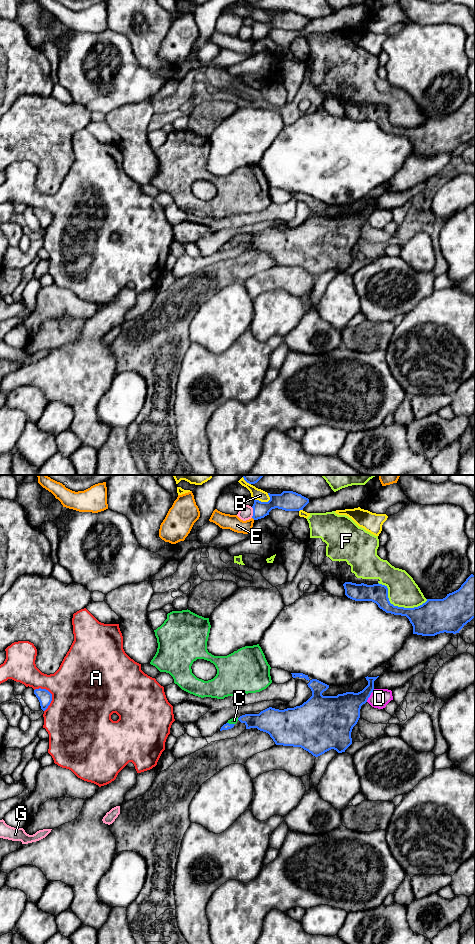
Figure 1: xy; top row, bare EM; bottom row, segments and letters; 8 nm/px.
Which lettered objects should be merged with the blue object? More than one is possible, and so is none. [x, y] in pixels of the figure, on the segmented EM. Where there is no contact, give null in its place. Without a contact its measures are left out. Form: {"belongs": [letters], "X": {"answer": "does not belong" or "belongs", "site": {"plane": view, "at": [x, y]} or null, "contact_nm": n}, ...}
{"belongs": ["C"], "A": {"answer": "does not belong", "site": {"plane": "xy", "at": [51, 695]}, "contact_nm": 200}, "B": {"answer": "does not belong", "site": {"plane": "xy", "at": [262, 502]}, "contact_nm": 140}, "C": {"answer": "belongs", "site": {"plane": "xy", "at": [231, 724]}, "contact_nm": 70}, "D": {"answer": "does not belong", "site": {"plane": "xy", "at": [370, 694]}, "contact_nm": 120}, "E": {"answer": "does not belong", "site": {"plane": "xy", "at": [253, 518]}, "contact_nm": 30}, "F": {"answer": "does not belong", "site": {"plane": "xy", "at": [397, 606]}, "contact_nm": 420}, "G": {"answer": "does not belong", "site": {"plane": "xy", "at": [253, 512]}, "contact_nm": 90}}

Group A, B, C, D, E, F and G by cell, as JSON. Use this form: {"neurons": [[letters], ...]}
{"neurons": [["A"], ["B"], ["C"], ["D"], ["E"], ["F"], ["G"]]}

